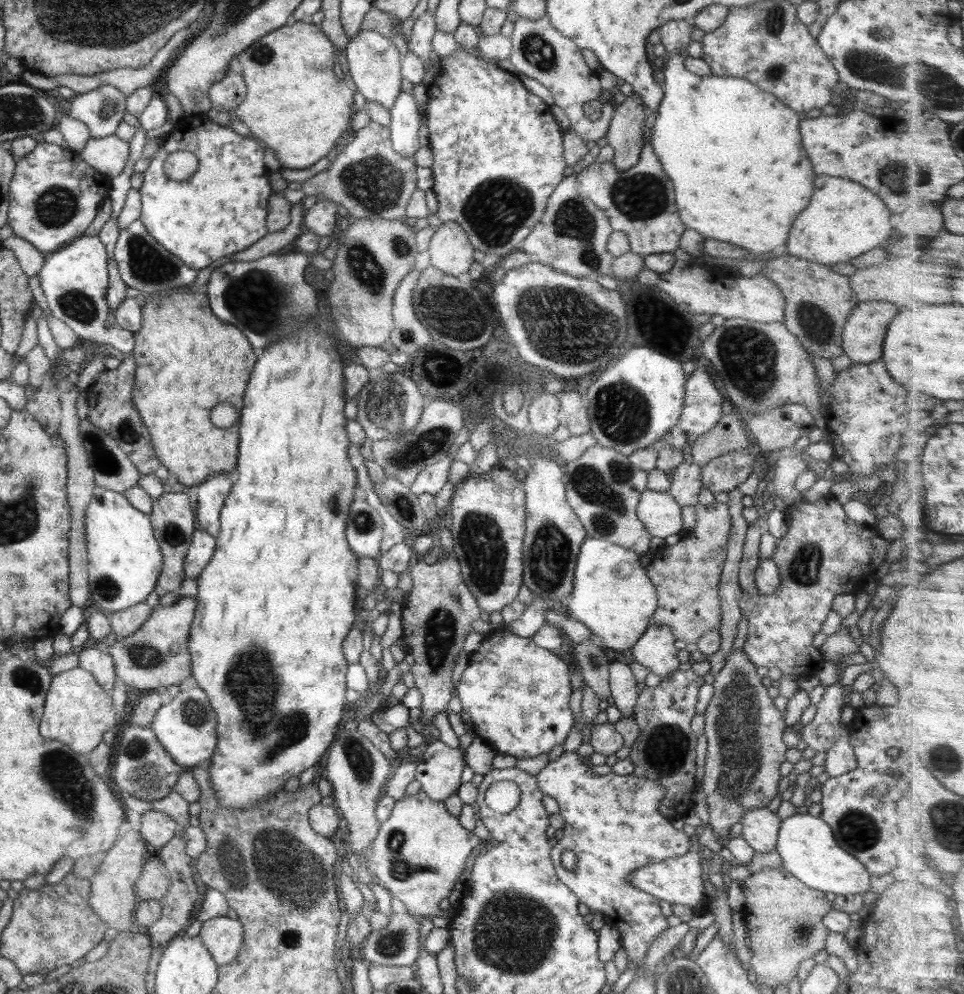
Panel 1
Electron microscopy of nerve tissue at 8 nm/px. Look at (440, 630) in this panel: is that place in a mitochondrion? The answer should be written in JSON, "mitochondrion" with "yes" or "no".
{"mitochondrion":"yes"}

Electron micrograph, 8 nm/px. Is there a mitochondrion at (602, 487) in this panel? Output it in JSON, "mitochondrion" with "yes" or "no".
{"mitochondrion":"yes"}

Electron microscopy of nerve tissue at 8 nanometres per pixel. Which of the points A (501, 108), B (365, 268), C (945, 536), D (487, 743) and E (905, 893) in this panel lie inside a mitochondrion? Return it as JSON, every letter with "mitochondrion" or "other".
{"A":"other","B":"mitochondrion","C":"other","D":"other","E":"other"}

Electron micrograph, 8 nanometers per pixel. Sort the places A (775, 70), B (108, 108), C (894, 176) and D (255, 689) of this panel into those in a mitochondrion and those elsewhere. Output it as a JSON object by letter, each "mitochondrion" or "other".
{"A":"mitochondrion","B":"mitochondrion","C":"mitochondrion","D":"mitochondrion"}

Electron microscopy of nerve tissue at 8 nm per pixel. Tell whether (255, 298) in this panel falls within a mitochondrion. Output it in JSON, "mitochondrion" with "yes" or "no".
{"mitochondrion":"yes"}

